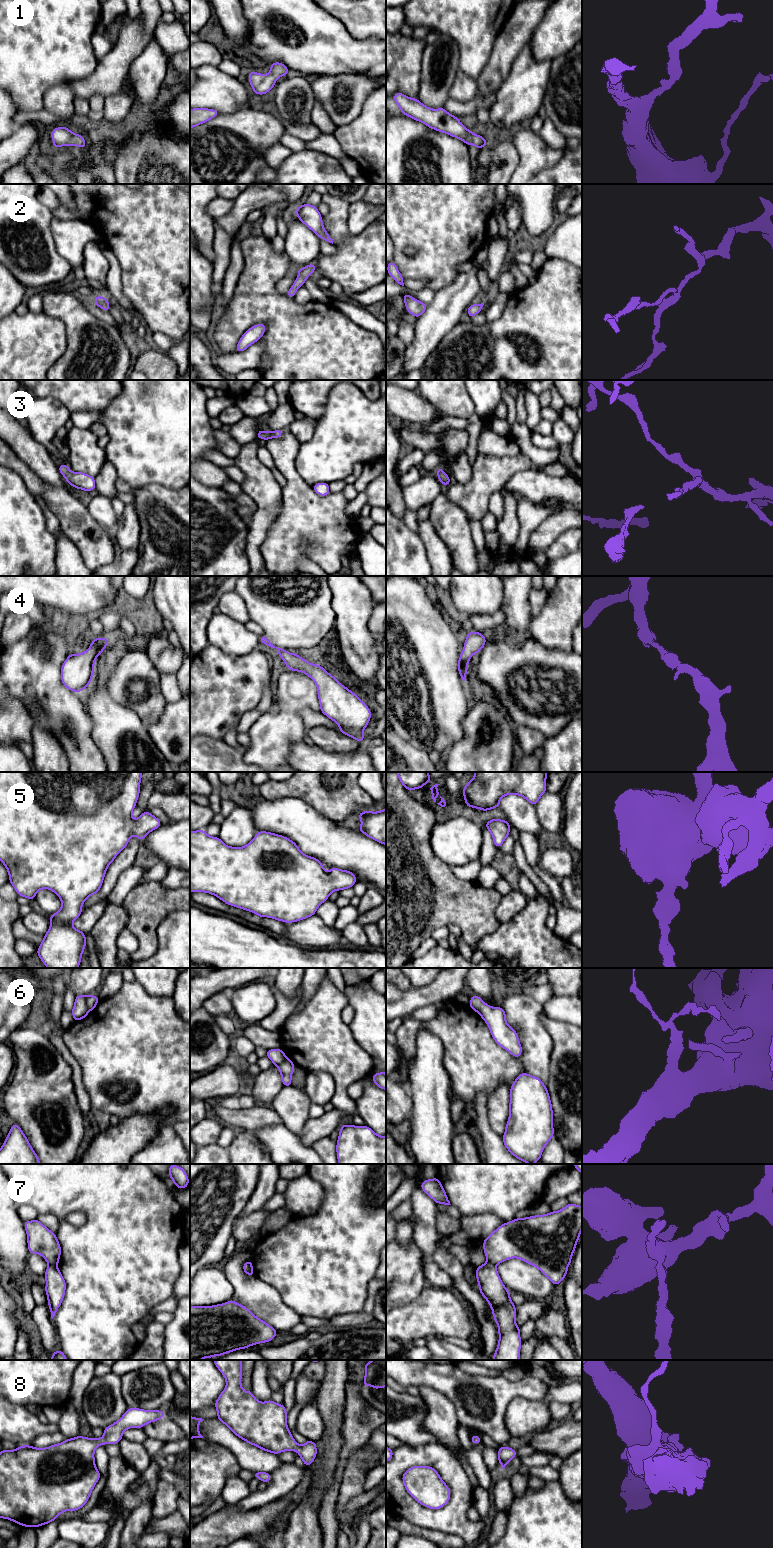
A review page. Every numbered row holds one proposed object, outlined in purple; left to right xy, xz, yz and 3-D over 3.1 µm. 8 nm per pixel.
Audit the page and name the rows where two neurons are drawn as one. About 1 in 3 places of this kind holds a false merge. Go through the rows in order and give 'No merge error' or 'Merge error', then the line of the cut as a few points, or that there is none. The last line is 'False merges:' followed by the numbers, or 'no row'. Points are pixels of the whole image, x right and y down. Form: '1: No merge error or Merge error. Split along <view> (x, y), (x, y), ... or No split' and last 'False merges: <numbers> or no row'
1: No merge error. No split
2: No merge error. No split
3: No merge error. No split
4: No merge error. No split
5: No merge error. No split
6: Merge error. Split along xy (86, 996), (86, 1005), (89, 1010)
7: Merge error. Split along xy (48, 1263), (56, 1265)
8: No merge error. No split
False merges: 6, 7

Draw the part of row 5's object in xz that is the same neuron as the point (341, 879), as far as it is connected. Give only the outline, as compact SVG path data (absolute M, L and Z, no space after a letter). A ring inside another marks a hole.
M204 829L190 832L190 892L205 892L212 894L230 906L255 913L258 917L273 918L285 923L304 920L316 914L318 907L328 900L330 894L335 891L352 888L357 878L351 871L331 868L328 872L323 868L322 862L315 857L305 855L297 844L289 838L272 832L258 831L255 837L243 847L231 847L223 843L219 837L209 836Z

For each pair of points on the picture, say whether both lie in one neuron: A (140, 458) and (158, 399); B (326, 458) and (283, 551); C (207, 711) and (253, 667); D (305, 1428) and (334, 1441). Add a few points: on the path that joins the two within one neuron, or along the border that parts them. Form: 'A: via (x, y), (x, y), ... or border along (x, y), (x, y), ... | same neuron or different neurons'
A: via (149, 443), (158, 434), (158, 414) | same neuron
B: border along (295, 468), (311, 486) | different neurons
C: via (218, 700), (242, 676) | same neuron
D: border along (319, 1412), (323, 1422), (321, 1438) | different neurons

